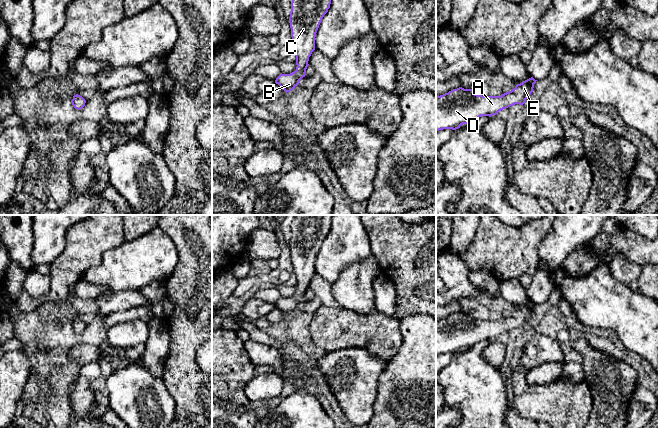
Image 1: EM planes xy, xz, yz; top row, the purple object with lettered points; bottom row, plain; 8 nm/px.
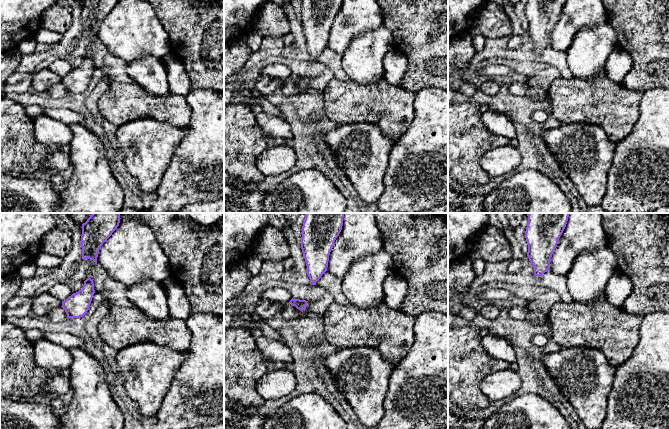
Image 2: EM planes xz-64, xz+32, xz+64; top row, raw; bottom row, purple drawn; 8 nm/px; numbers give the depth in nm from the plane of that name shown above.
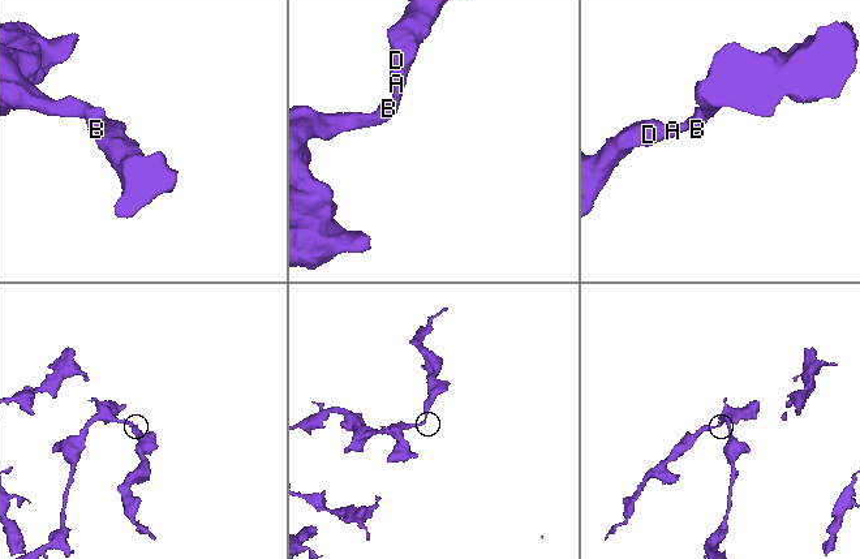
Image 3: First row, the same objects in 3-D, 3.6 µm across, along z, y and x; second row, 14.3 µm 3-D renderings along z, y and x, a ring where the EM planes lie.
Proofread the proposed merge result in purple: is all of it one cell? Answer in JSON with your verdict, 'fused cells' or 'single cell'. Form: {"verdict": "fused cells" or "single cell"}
{"verdict": "single cell"}

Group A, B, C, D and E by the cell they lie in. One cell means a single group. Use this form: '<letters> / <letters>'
A B C D E

